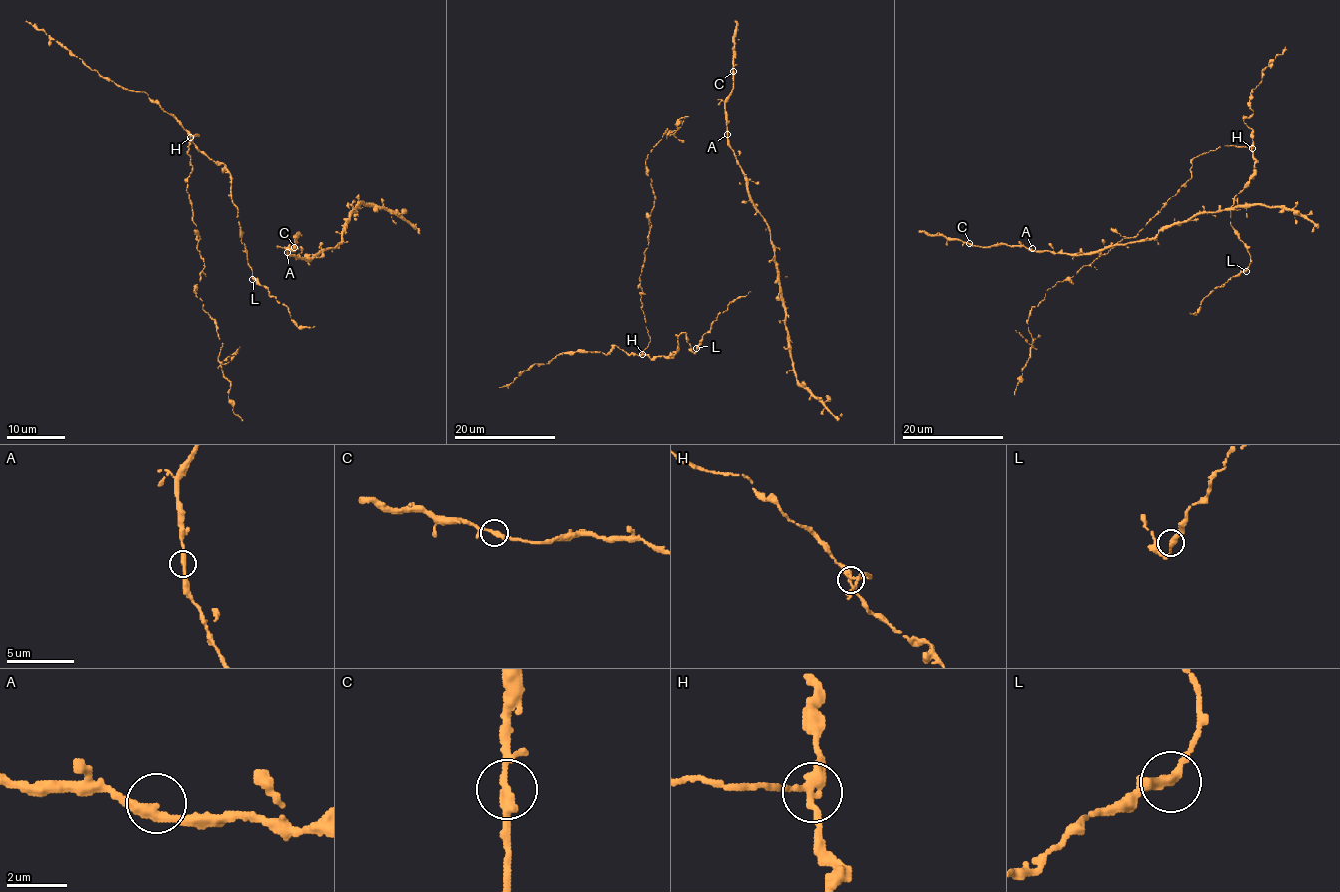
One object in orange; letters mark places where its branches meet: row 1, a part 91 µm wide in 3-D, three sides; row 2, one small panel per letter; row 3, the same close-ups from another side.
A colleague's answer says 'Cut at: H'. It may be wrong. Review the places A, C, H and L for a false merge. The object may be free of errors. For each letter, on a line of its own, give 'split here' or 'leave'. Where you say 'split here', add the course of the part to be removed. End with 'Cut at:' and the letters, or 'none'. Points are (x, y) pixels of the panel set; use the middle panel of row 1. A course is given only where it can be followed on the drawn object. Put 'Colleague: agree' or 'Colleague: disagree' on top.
Colleague: agree
A: leave
C: leave
H: split here | (642, 354), (650, 336), (640, 277), (655, 195), (646, 159), (667, 129), (666, 135), (688, 116)
L: leave
Cut at: H

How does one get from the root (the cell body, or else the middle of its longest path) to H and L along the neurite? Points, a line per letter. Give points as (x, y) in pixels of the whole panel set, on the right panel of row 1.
H: (1233, 203), (1234, 196), (1254, 171), (1252, 147)
L: (1233, 203), (1230, 226), (1251, 257), (1246, 271)

